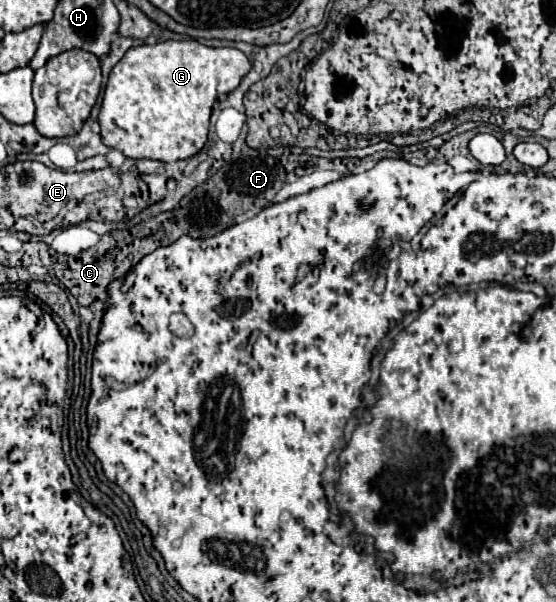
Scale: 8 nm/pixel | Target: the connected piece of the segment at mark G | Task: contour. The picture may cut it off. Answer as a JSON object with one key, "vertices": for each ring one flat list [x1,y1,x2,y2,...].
{"vertices":[[167,40,153,46,141,44,125,52,121,62,111,70,103,104,99,112,101,138,109,148,121,150,127,158,149,158,159,162,177,162,187,160,201,152,207,142,209,116,215,100,221,94,233,92,241,78,249,72,249,58,237,48,209,48,197,40]]}

